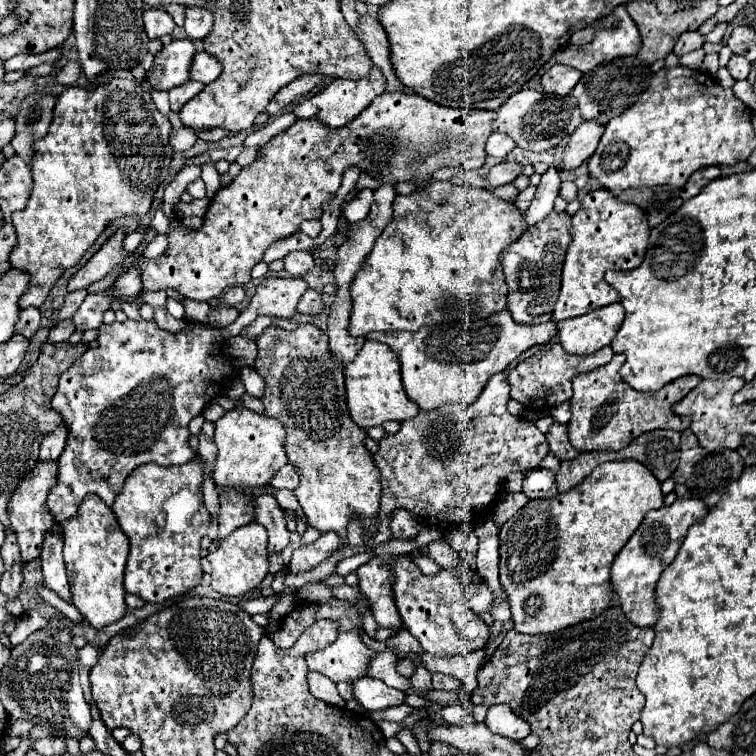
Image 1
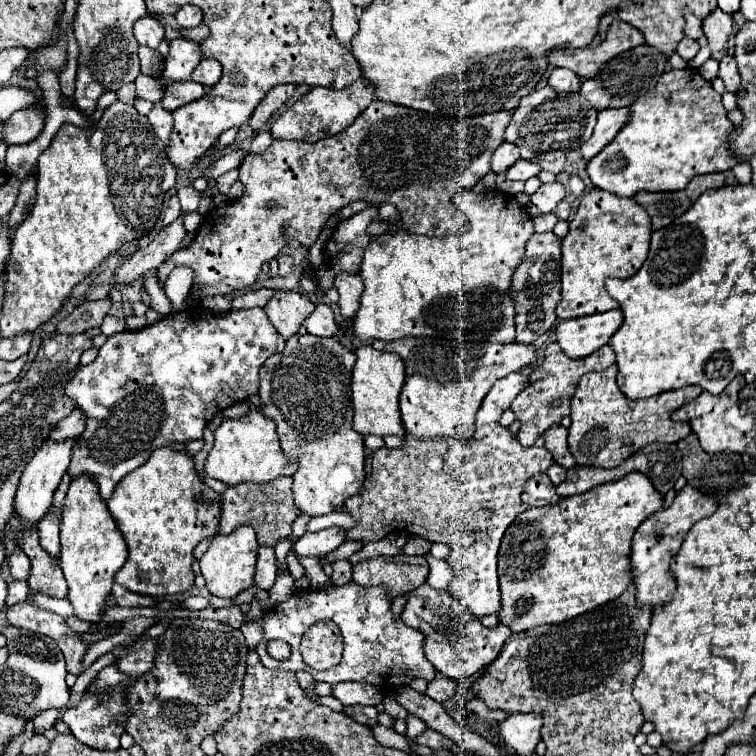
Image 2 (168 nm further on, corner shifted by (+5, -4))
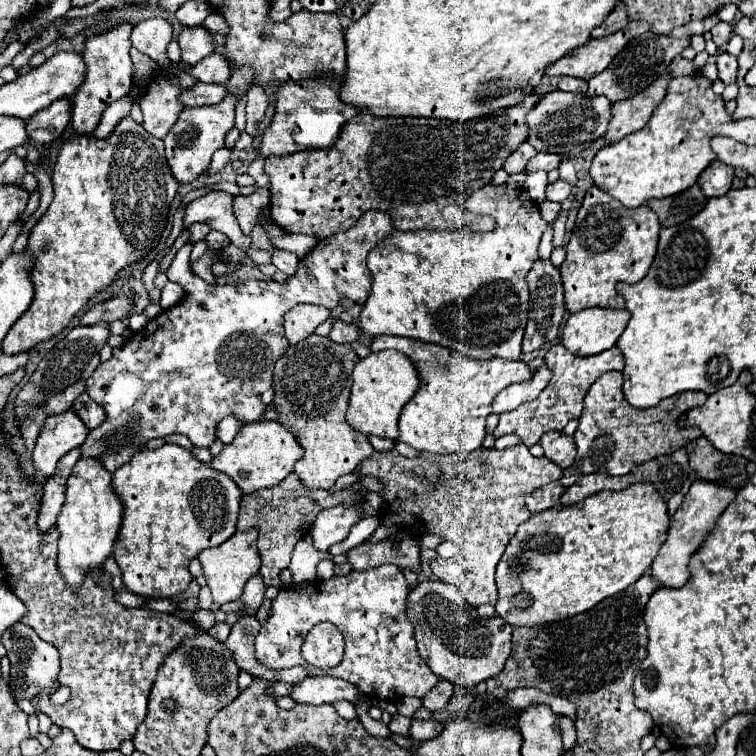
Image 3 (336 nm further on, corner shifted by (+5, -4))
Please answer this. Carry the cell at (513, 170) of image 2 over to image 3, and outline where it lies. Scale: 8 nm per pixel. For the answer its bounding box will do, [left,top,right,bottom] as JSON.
[526,152,564,172]

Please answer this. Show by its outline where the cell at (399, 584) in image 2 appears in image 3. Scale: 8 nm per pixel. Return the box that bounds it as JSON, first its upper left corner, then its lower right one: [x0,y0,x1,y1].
[346,534,420,572]

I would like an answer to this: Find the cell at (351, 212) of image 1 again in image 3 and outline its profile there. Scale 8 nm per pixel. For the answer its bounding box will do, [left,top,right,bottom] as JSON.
[82,212,392,472]

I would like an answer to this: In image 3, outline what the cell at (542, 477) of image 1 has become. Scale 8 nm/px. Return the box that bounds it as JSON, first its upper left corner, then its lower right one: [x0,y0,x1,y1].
[526,482,564,514]

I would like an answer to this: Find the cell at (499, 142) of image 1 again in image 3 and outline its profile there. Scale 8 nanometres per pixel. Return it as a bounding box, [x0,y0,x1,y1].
[504,142,536,172]

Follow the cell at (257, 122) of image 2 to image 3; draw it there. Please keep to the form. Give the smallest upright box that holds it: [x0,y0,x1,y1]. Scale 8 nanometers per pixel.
[244,86,268,136]

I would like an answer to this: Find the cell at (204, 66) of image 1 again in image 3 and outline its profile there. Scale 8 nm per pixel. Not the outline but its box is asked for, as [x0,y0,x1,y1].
[190,52,232,84]

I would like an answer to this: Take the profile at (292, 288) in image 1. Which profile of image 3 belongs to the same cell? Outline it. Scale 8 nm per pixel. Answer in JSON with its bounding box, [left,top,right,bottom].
[284,304,330,344]

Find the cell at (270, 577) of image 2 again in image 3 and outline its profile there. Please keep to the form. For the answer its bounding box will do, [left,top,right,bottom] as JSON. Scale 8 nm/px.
[238,574,264,618]

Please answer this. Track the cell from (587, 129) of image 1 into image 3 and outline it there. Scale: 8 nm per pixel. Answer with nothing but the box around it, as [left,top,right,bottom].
[606,70,672,144]

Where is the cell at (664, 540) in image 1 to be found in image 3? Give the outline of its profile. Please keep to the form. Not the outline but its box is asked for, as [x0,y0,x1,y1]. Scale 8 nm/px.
[652,480,738,588]

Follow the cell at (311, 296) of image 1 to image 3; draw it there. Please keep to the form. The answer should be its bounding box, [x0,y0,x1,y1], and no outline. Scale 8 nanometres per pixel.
[330,320,358,344]

